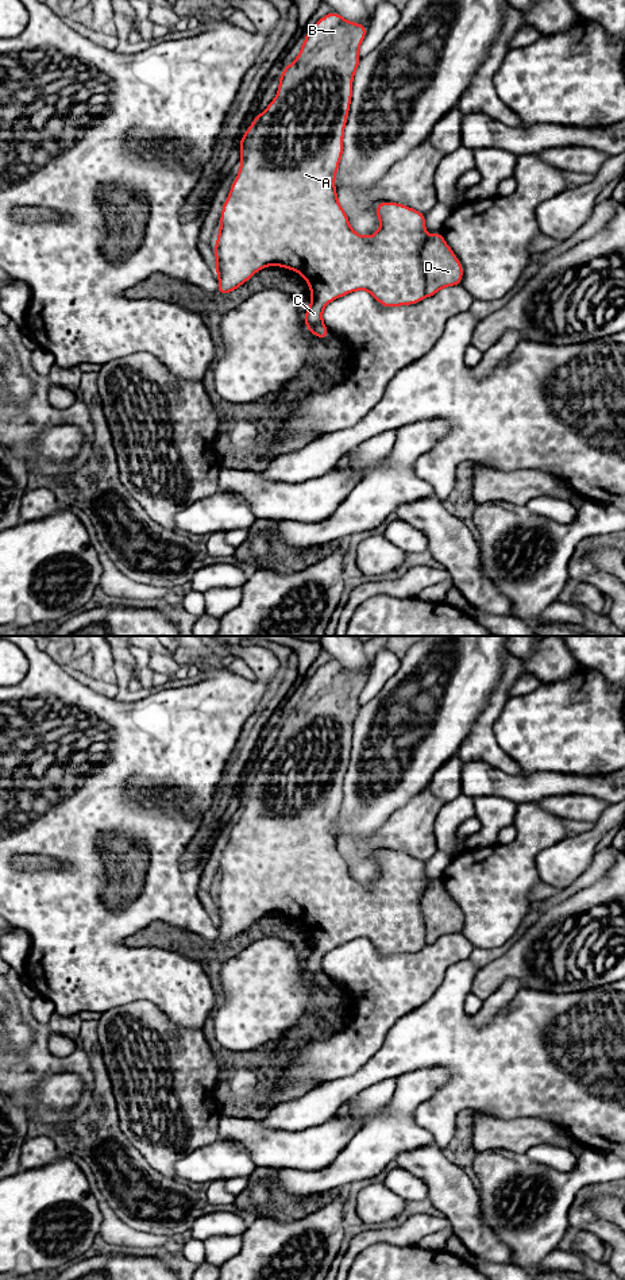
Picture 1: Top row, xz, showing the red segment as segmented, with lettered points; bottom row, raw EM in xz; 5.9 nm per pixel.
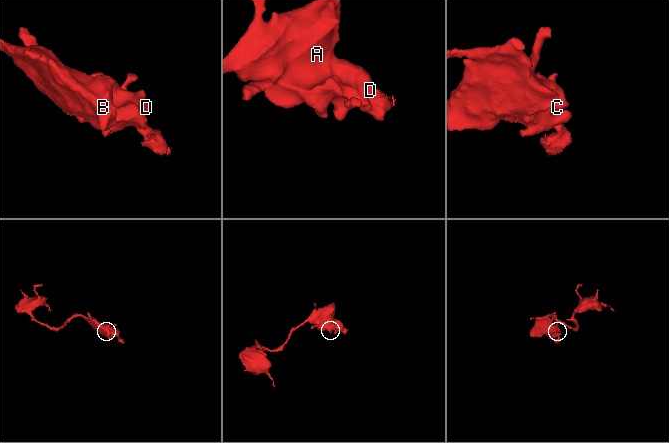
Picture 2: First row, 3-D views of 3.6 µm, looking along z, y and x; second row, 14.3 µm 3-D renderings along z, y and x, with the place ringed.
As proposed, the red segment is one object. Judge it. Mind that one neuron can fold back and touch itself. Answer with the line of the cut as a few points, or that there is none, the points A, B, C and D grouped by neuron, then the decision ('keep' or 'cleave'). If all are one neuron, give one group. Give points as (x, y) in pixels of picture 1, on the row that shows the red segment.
no cut; A B C D; keep

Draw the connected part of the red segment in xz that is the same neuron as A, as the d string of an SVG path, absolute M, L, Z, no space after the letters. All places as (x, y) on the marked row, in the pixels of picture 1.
M332 11L323 16L317 23L305 32L305 41L300 49L297 58L282 69L282 74L278 78L279 86L274 100L267 105L267 108L252 119L251 126L247 128L244 135L239 140L240 146L240 170L231 185L228 197L224 201L220 216L220 228L217 235L217 242L213 247L216 255L216 274L219 278L219 288L216 293L227 296L235 289L240 288L246 281L254 277L256 271L266 266L282 266L288 270L297 271L305 279L310 288L310 306L304 313L305 327L309 334L313 334L321 340L325 340L329 336L329 329L323 321L323 309L332 302L333 300L350 294L355 290L367 290L373 297L385 308L394 308L401 305L414 305L423 301L425 297L435 296L440 289L447 286L459 286L463 279L463 266L456 258L455 252L447 244L443 238L443 232L435 232L429 238L427 236L425 230L425 213L409 208L404 204L382 201L375 205L375 215L381 221L379 230L371 236L363 236L356 234L350 227L350 220L337 201L337 192L335 188L335 177L339 170L339 163L343 155L343 136L344 128L347 124L347 115L350 112L350 104L352 100L352 80L358 70L360 55L359 47L367 34L367 24L352 23L346 20L340 14Z

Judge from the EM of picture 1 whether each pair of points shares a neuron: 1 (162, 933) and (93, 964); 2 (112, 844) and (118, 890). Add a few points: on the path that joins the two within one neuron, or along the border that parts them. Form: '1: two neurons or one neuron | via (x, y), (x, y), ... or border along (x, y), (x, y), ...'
1: two neurons | border along (122, 941), (130, 947), (162, 948)
2: one neuron | via (124, 855), (132, 863), (132, 875), (130, 878)

